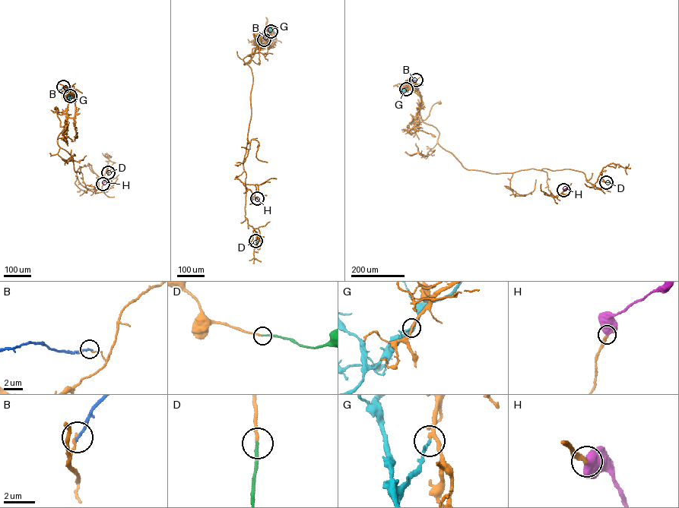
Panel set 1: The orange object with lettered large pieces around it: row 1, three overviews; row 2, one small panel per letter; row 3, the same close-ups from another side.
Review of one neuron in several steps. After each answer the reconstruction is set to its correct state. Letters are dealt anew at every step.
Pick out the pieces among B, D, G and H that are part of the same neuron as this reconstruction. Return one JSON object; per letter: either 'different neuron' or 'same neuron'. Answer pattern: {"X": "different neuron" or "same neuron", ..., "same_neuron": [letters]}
{"B": "different neuron", "D": "same neuron", "G": "different neuron", "H": "same neuron", "same_neuron": ["D", "H"]}

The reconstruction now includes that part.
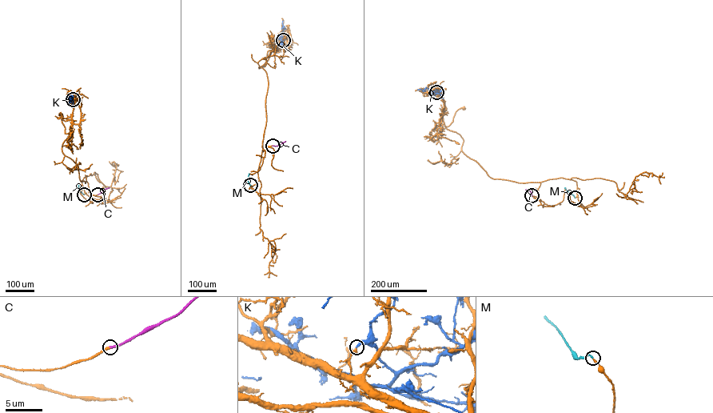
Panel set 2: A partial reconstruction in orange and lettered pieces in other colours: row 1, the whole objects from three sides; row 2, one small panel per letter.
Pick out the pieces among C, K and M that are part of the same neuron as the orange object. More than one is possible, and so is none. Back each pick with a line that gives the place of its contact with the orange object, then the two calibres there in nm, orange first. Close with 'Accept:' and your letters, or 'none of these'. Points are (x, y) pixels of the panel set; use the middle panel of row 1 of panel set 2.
C: meets orange at (272, 146); 240 nm thick on the orange side, 240 nm on the other
M: meets orange at (250, 185); 180 nm thick on the orange side, 160 nm on the other
Accept: C, M

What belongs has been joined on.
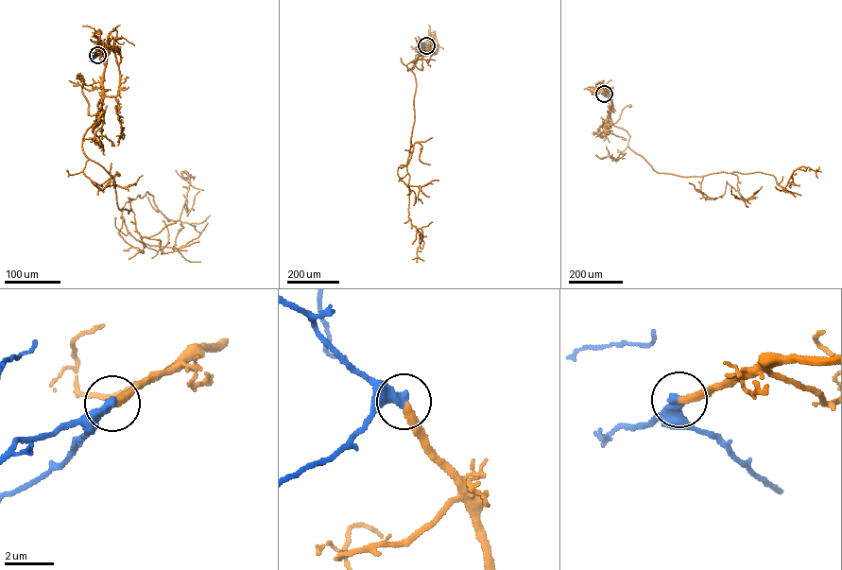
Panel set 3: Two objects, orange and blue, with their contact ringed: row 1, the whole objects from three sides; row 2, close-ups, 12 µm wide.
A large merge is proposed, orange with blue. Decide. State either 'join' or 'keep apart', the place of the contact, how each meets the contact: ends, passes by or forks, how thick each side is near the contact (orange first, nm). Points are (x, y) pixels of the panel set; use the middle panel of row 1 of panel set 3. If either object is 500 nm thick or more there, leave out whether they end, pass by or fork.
join; place (426, 45); orange ends; blue ends; calibres 320 and 480 nm

